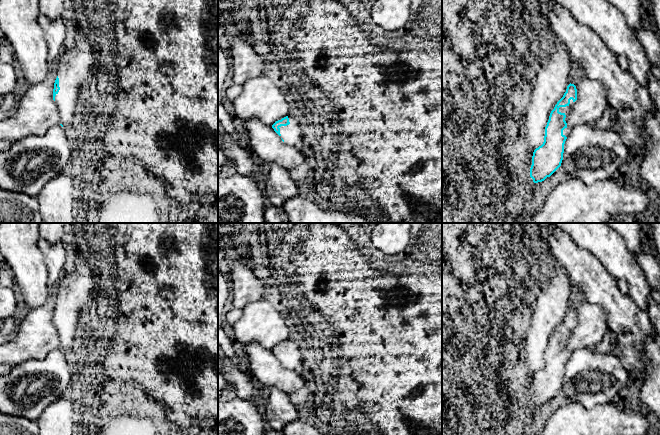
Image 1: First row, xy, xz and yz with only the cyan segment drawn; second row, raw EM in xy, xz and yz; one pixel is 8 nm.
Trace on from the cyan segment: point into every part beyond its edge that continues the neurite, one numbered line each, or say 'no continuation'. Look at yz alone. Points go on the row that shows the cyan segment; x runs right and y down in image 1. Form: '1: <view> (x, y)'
1: yz (567, 109)

